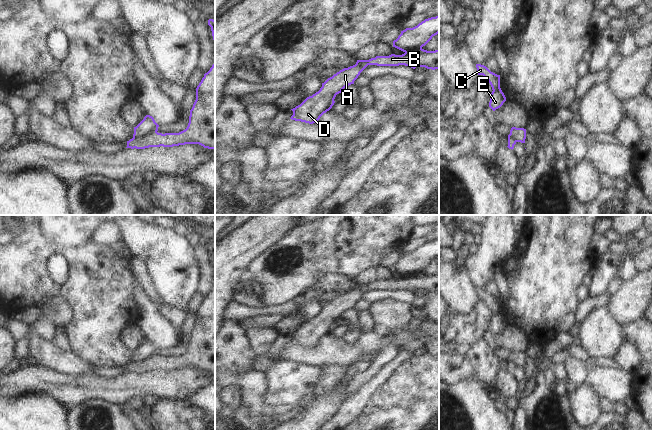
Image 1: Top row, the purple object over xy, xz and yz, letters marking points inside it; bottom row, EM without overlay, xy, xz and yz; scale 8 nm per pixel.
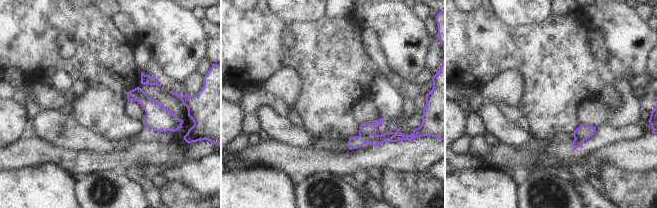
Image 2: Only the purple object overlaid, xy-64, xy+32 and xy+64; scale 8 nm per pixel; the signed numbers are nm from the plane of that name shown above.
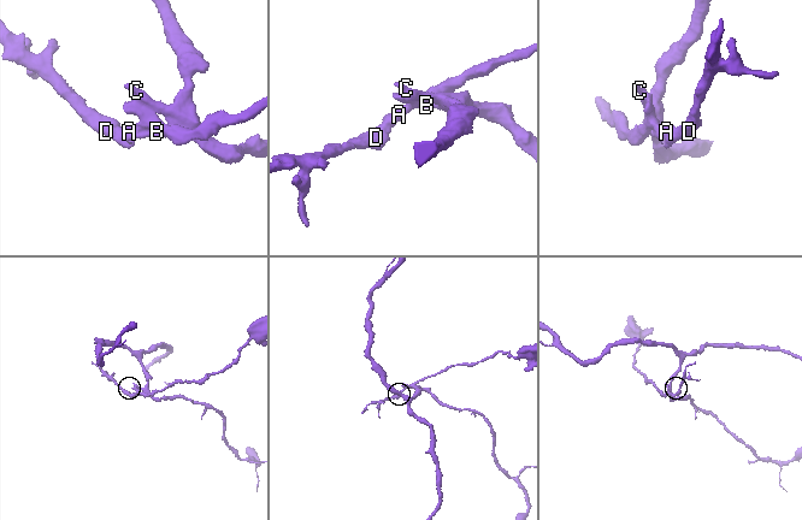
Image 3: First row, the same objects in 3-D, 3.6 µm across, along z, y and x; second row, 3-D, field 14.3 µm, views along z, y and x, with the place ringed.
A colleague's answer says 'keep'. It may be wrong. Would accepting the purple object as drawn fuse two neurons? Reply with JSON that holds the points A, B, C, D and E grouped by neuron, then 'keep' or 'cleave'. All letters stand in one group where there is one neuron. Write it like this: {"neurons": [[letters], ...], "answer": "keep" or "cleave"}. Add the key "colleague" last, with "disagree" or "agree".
{"neurons": [["A", "D", "E"], ["B", "C"]], "answer": "cleave", "colleague": "disagree"}

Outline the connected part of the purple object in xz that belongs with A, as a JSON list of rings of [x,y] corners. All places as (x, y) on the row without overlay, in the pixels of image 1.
[[[357,284],[359,287],[344,292],[328,302],[318,316],[307,321],[300,329],[291,333],[293,339],[290,343],[309,348],[318,346],[320,341],[334,329],[335,321],[342,314],[358,302],[360,297],[368,290],[369,284]]]

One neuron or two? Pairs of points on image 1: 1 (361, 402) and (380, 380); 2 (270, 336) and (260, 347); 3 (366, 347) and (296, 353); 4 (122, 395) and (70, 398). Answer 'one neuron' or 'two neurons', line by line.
1: one neuron
2: one neuron
3: one neuron
4: one neuron

